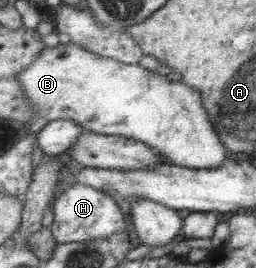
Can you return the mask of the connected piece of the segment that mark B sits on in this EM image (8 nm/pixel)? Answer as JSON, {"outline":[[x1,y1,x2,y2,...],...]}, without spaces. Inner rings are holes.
{"outline":[[70,41,67,44,59,44,56,47,46,46,46,51,42,52,42,55,39,55,38,59,34,60,34,63,30,64,28,68,22,72,18,72,17,77,20,78,22,88,26,91,26,97,30,99,30,105,34,105,34,120,42,119,42,117,49,120,72,119,72,121,76,121,86,132,122,136,142,142,148,145,148,147,151,147,151,149,154,149,158,153,158,157,162,157,162,161,167,164,182,165,182,167,189,167,190,169,218,169,218,166,222,165,229,157,229,150,226,149,225,143,218,137,218,132,214,129,214,123,210,121,210,115,208,115,202,101,202,95,200,95,198,89,189,87,181,83,181,81,174,82,168,79,167,76,157,74,144,69,139,63,125,64,122,61,102,57,98,53,92,53,92,51,84,49,80,44]]}

